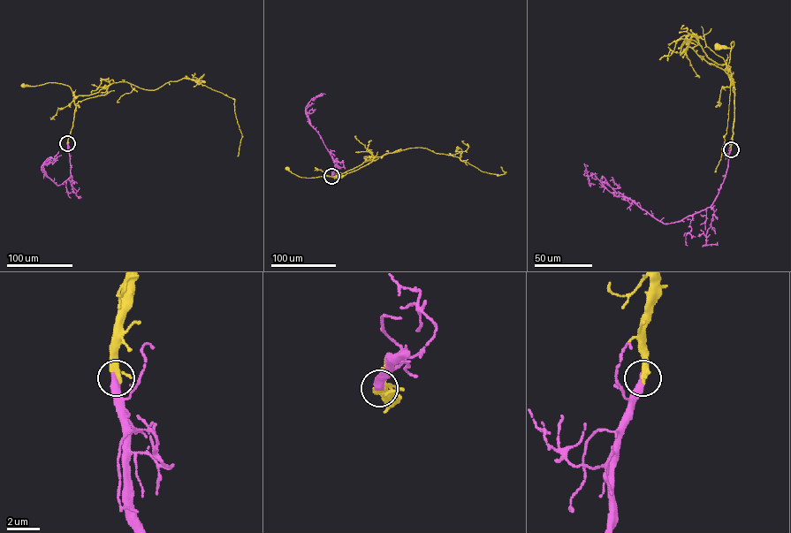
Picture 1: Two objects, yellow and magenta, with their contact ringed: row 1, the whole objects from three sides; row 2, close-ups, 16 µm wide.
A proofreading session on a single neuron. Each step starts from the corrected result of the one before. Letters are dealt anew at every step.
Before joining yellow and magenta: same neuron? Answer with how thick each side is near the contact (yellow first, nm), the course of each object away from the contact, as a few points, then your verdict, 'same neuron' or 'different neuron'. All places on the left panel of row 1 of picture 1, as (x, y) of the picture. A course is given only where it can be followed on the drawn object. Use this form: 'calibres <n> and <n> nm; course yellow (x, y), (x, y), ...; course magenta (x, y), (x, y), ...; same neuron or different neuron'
calibres 280 and 440 nm; course yellow (67, 143), (75, 107), (71, 87), (54, 82), (23, 86); course magenta (67, 143), (71, 176), (66, 180), (57, 186), (48, 177), (41, 166), (48, 158), (55, 159), (47, 163); same neuron

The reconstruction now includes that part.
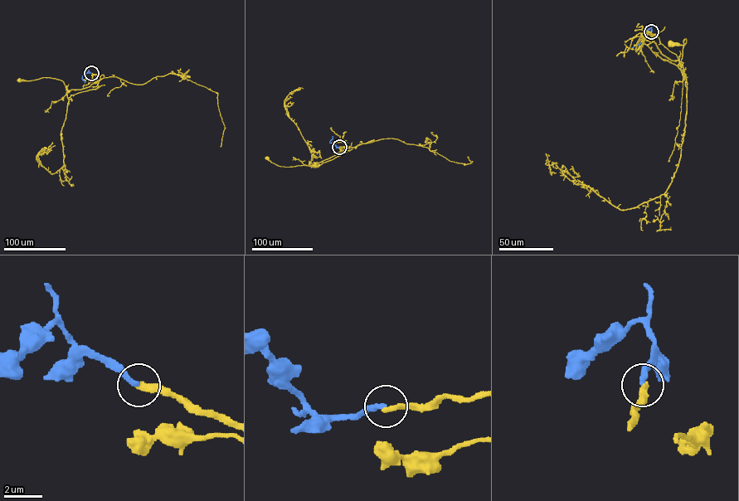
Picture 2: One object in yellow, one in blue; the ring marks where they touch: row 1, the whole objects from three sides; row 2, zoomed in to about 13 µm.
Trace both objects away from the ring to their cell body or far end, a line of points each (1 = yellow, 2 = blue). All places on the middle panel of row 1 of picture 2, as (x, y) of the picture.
1: (339, 147), (348, 148), (310, 165), (280, 166), (267, 158)
2: (339, 147), (329, 143), (332, 136)

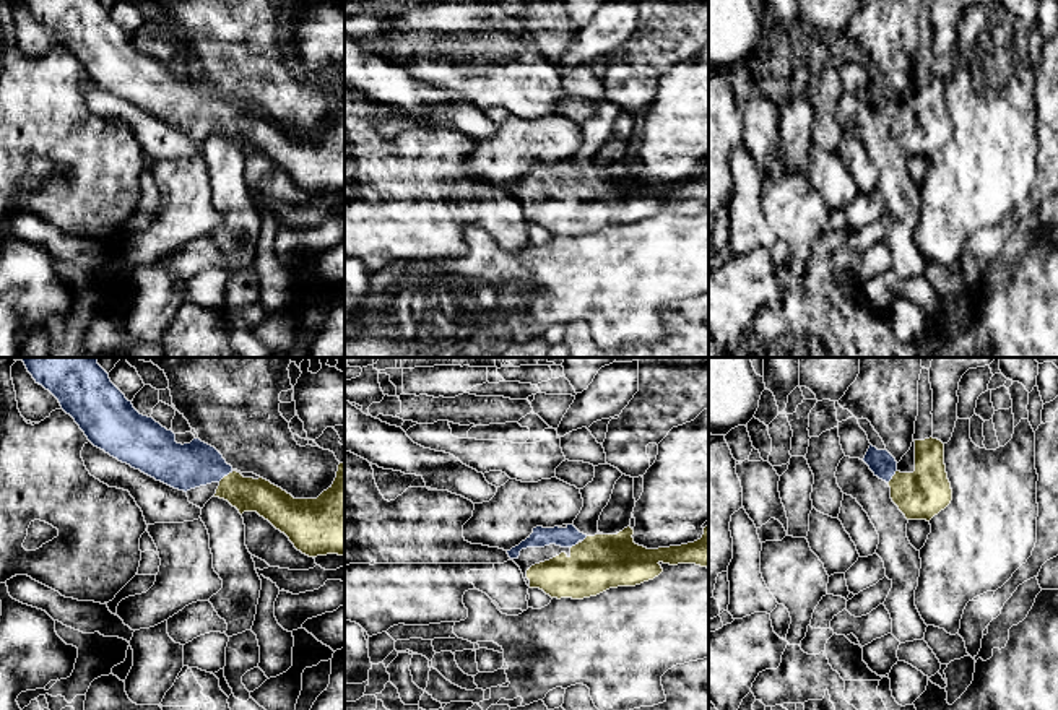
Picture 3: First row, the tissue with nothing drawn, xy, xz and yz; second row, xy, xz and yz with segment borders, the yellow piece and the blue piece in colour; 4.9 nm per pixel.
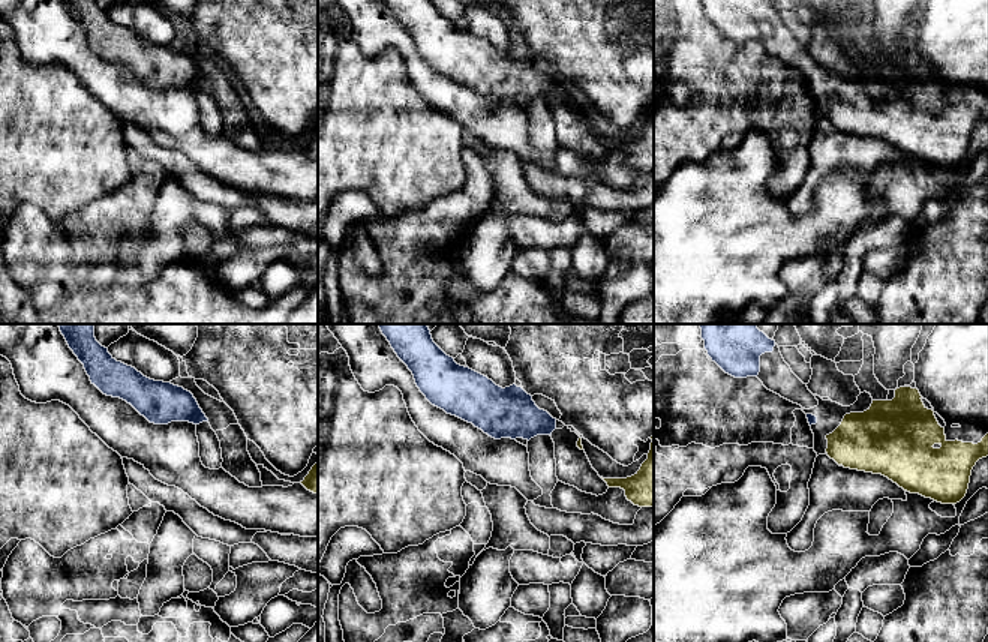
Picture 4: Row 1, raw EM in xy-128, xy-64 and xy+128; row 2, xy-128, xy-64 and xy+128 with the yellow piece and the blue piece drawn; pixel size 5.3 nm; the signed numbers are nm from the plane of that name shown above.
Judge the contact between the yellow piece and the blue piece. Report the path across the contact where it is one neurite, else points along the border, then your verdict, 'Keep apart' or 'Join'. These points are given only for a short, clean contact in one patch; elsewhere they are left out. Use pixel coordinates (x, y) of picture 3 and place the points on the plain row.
Path across: xy (247, 130), (241, 129), (225, 112), (210, 103), (186, 103). Join

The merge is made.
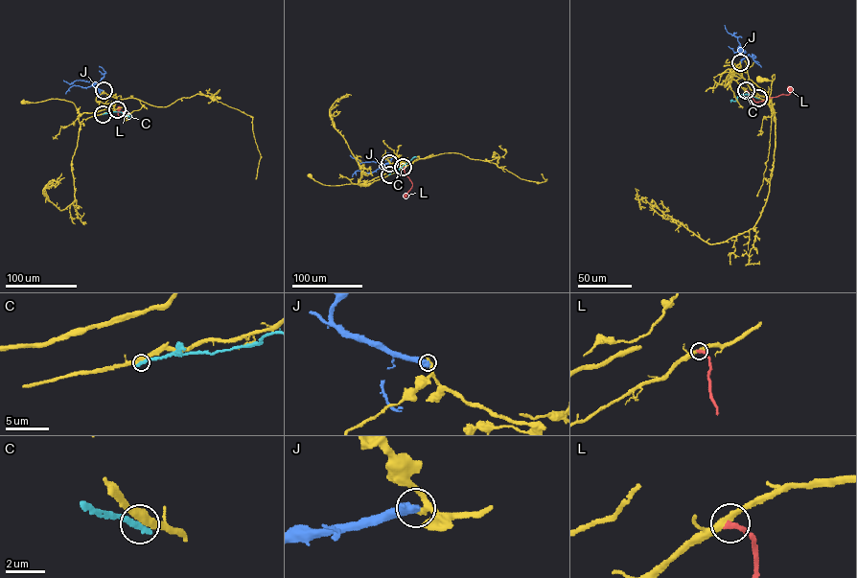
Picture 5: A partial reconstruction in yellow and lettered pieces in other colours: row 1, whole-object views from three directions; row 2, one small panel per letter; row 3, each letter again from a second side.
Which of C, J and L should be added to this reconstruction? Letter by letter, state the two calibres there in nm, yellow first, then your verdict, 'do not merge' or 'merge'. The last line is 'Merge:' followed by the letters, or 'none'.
C: 400 nm thick on the yellow side, 340 nm on the other; do not merge
J: 280 nm thick on the yellow side, 550 nm on the other; do not merge
L: 320 nm thick on the yellow side, 300 nm on the other; do not merge
Merge: none

